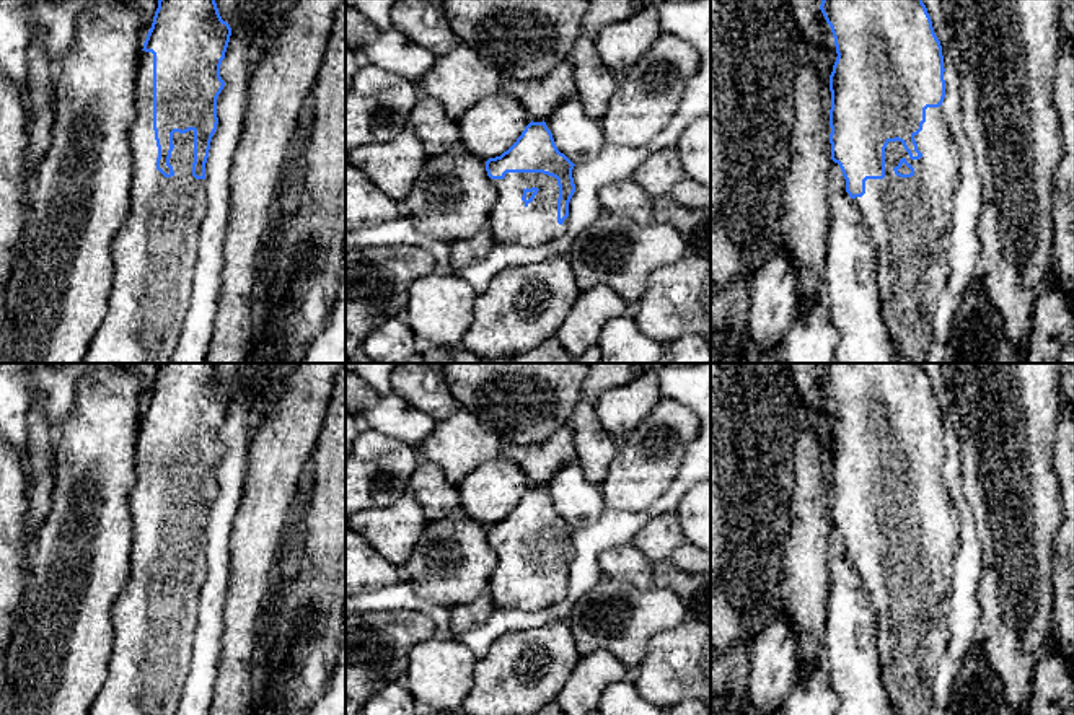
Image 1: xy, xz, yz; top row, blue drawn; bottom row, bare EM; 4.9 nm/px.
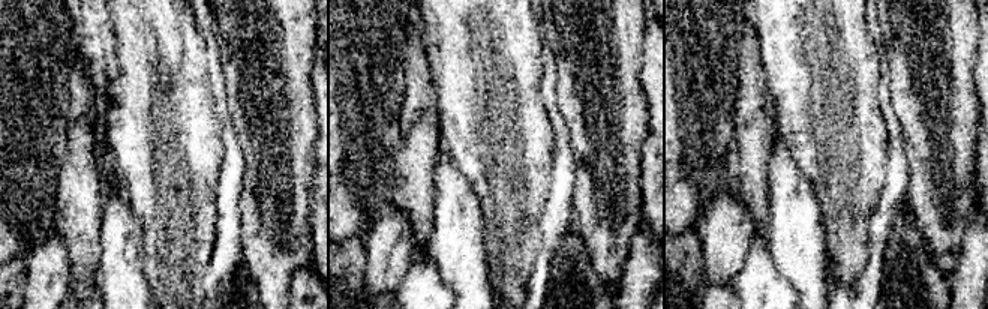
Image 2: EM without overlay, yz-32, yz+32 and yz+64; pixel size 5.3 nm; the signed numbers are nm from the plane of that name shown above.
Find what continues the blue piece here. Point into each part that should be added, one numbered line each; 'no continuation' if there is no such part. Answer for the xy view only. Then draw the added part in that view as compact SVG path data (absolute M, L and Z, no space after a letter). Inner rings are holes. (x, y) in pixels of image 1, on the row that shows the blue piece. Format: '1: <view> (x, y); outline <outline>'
1: xy (154, 254); outline M142 50L139 62L137 117L132 124L129 143L132 153L132 186L129 191L129 213L112 239L112 285L108 313L90 342L83 363L169 363L176 350L184 316L189 309L194 265L197 261L197 238L207 212L205 179L192 176L194 130L173 134L169 164L174 174L165 178L156 169L158 147L153 130L153 54Z

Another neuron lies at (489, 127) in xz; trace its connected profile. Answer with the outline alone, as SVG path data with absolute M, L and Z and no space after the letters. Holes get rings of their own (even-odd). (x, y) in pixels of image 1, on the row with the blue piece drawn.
M500 91L473 104L458 127L466 150L487 161L507 151L530 122L522 103Z

